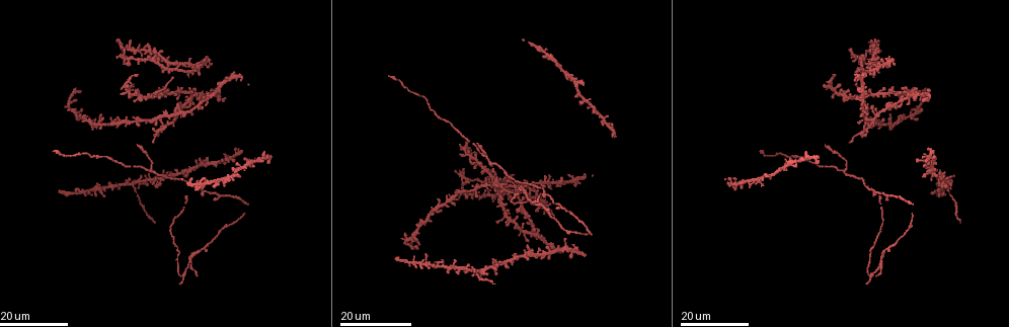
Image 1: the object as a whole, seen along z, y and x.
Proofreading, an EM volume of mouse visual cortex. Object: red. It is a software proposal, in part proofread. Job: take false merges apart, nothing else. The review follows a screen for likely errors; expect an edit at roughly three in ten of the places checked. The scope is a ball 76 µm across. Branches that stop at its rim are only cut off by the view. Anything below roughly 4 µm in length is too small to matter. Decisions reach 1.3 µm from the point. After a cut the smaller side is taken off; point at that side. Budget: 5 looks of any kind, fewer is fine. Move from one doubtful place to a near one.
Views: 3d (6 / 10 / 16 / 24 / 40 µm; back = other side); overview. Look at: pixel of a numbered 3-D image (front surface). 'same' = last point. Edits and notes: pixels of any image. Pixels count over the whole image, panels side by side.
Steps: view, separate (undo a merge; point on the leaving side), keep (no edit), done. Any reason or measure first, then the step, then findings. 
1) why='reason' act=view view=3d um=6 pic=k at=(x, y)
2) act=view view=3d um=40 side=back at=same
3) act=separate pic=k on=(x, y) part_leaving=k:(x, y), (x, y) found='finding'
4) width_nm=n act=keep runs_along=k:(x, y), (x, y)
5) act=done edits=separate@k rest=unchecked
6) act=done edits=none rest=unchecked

act=view view=3d um=24 pic=1 at=(839, 154)

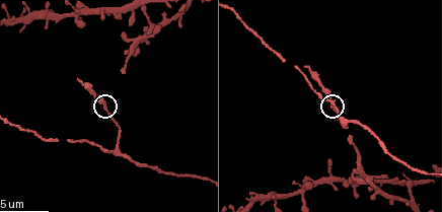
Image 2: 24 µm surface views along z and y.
act=view view=3d um=10 pic=2 at=(103, 107)

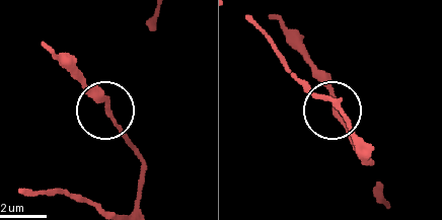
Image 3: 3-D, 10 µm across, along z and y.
side_arm_um=114 act=keep runs_along=3:(107, 108), (140, 157) found='all the same neuron'

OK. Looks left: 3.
why='four arms meet' act=view view=3d um=24 pic=1 at=(153, 93)

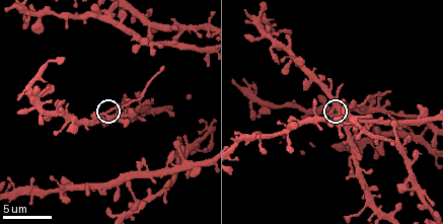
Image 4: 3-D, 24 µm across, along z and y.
act=view view=3d um=10 pic=4 at=(112, 110)

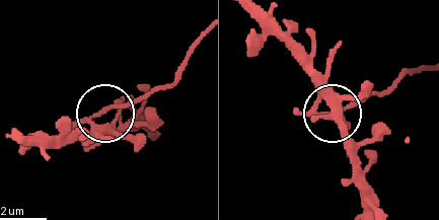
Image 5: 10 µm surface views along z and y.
side_arm_um=20 act=separate pic=5 on=(347, 107) part_leaving=5:(92, 127), (103, 113), (167, 85), (197, 39) found='two neurons meet here'

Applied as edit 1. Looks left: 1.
why='four arms meet' act=view view=3d um=10 pic=4 at=(367, 201)

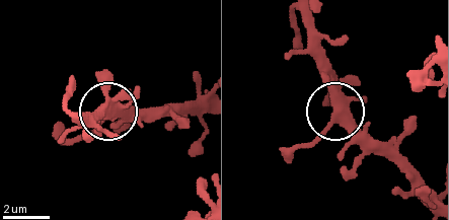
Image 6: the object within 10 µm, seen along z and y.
act=keep found='one neuron here'

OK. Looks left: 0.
act=done edits=separate@5 rest=unchecked

